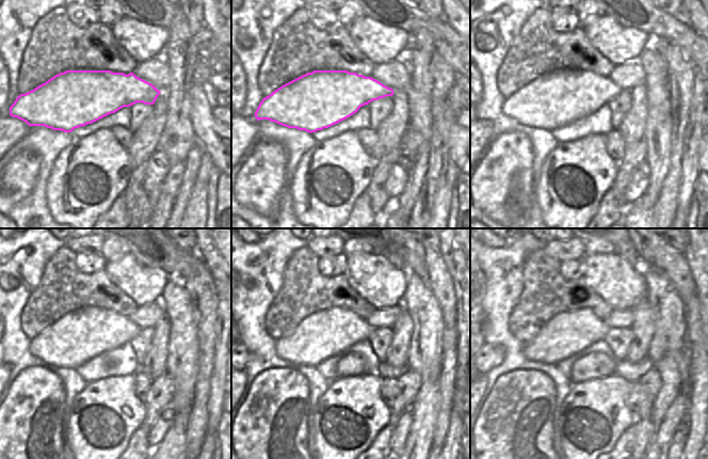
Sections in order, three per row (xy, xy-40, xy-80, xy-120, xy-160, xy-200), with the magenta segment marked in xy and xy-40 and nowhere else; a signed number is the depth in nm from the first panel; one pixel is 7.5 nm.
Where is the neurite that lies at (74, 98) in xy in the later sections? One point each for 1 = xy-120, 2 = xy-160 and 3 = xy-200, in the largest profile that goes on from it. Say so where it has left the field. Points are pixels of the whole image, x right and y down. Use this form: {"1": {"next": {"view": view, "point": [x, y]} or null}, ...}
{"1": {"next": {"view": "xy-120", "point": [78, 336]}}, "2": {"next": {"view": "xy-160", "point": [322, 334]}}, "3": {"next": {"view": "xy-200", "point": [567, 333]}}}

